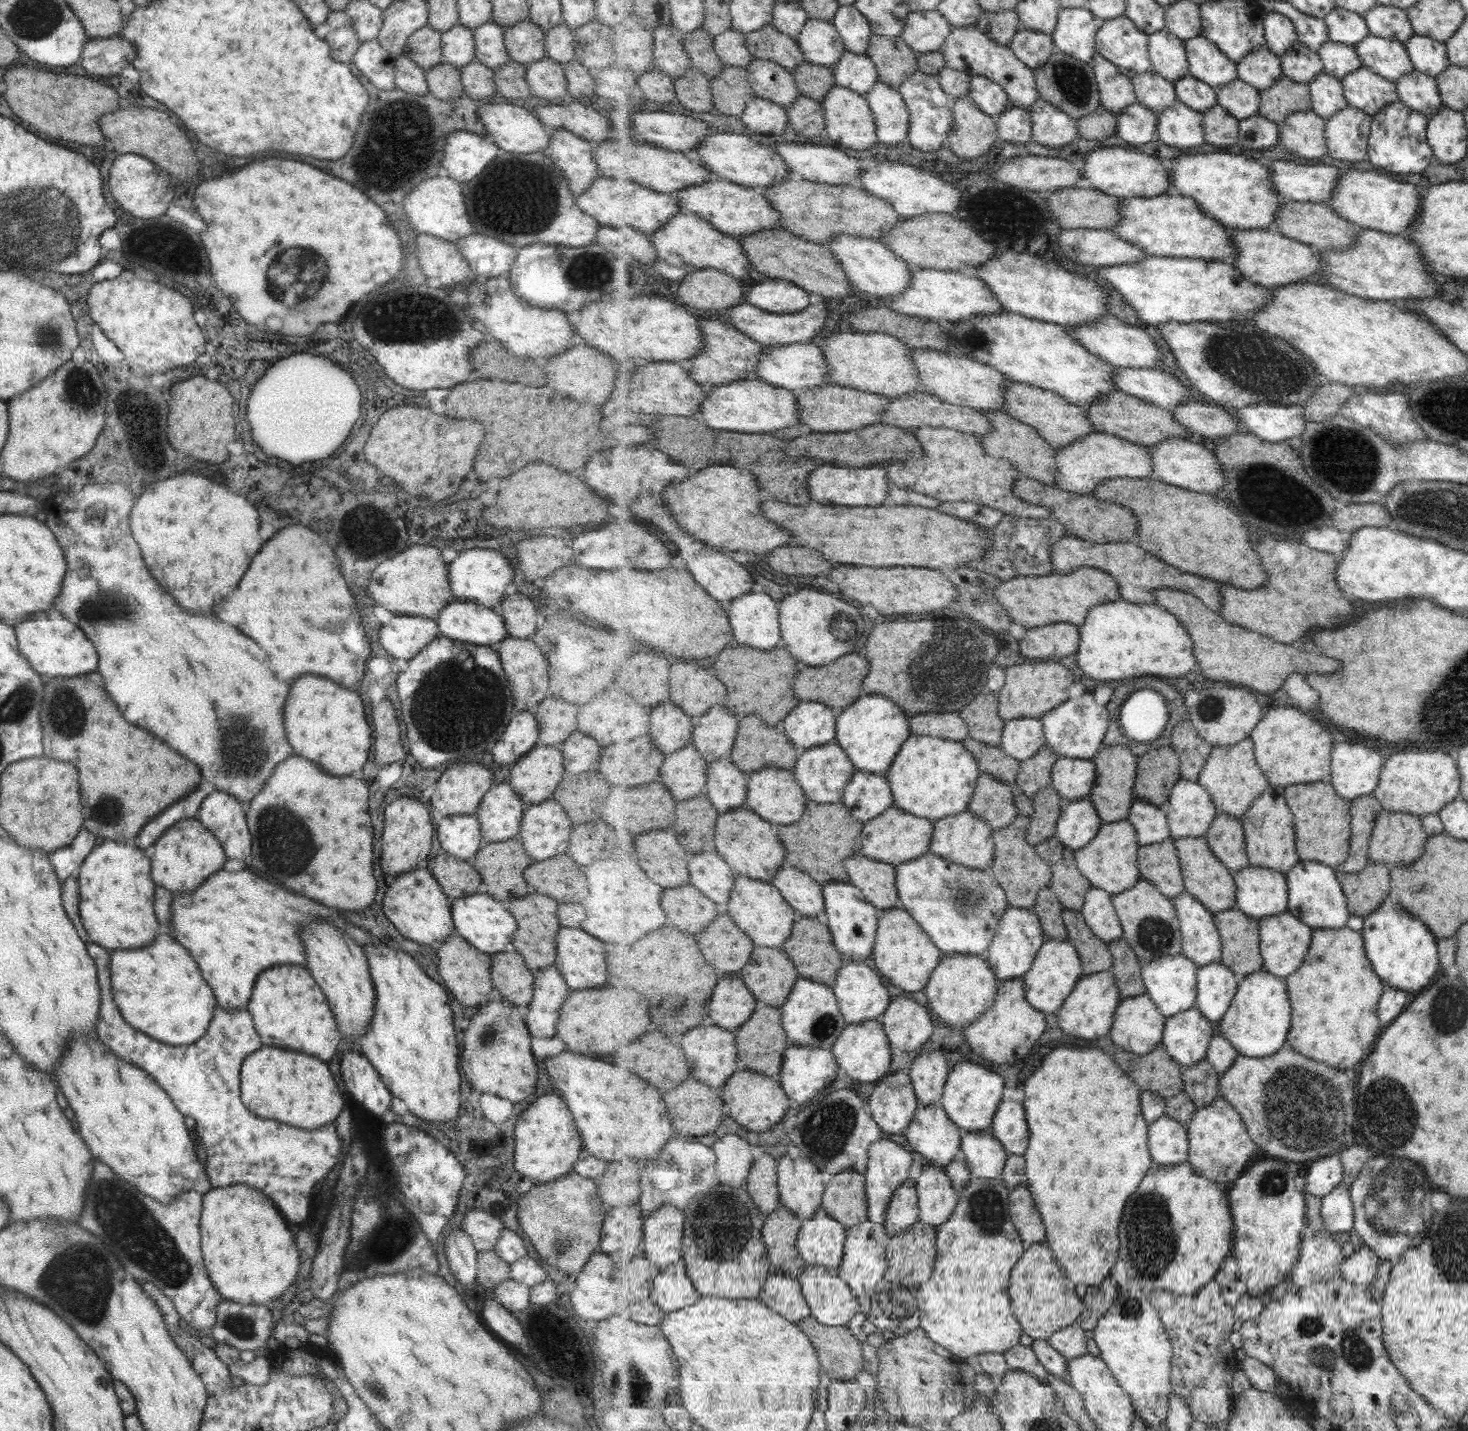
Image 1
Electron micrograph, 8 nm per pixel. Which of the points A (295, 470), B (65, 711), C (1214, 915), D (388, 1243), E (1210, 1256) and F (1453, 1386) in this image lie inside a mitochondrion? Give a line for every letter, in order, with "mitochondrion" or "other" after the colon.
A: other
B: mitochondrion
C: other
D: mitochondrion
E: other
F: other

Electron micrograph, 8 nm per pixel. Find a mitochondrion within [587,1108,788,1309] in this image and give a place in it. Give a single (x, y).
(724, 1230)

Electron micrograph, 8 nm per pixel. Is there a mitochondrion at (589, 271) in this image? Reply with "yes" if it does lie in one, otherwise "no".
yes

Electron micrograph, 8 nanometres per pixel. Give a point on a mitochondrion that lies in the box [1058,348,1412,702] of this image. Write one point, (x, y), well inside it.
(1357, 457)

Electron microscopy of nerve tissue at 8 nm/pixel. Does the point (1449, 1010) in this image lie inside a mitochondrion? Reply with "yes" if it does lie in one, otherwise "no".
yes

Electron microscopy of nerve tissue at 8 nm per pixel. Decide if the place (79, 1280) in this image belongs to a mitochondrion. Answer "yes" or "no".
yes

